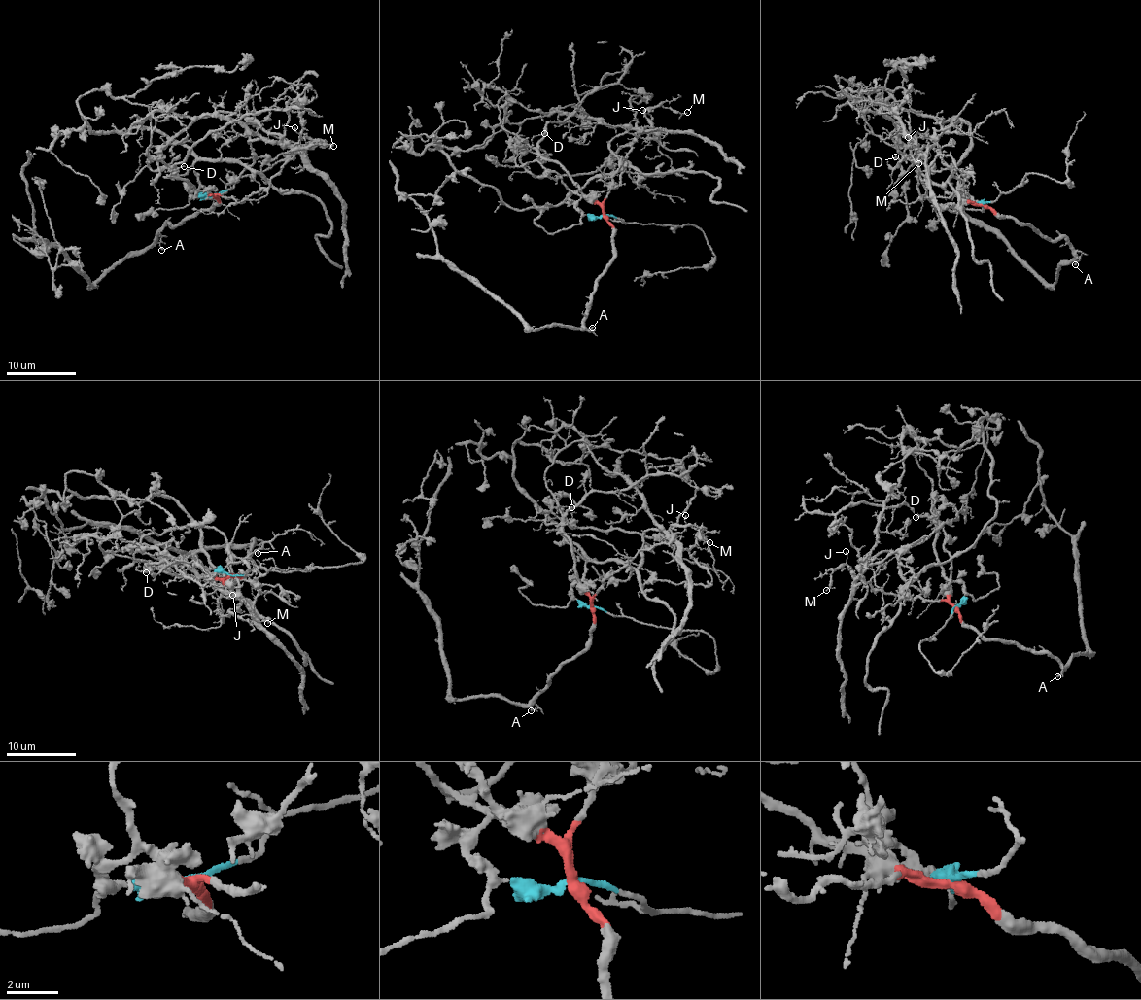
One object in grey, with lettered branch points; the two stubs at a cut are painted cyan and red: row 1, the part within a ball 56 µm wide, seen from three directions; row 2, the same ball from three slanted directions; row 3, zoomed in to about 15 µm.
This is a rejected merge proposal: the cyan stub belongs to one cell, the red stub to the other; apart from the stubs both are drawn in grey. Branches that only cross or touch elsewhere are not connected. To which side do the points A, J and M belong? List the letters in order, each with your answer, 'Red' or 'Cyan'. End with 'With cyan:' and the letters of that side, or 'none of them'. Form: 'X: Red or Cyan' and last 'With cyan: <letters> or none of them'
A: Red
J: Red
M: Red
With cyan: none of them

